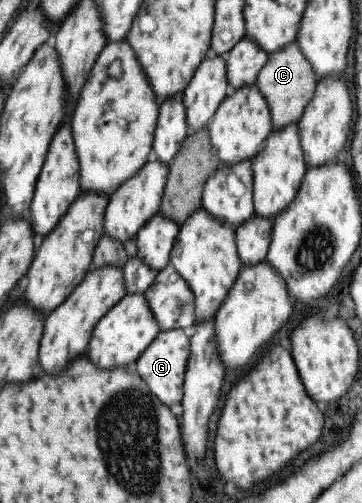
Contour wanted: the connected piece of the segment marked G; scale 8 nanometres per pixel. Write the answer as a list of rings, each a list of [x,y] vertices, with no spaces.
[[[181,328],[160,331],[134,361],[136,372],[163,404],[180,403],[182,383],[189,355],[189,332]]]

